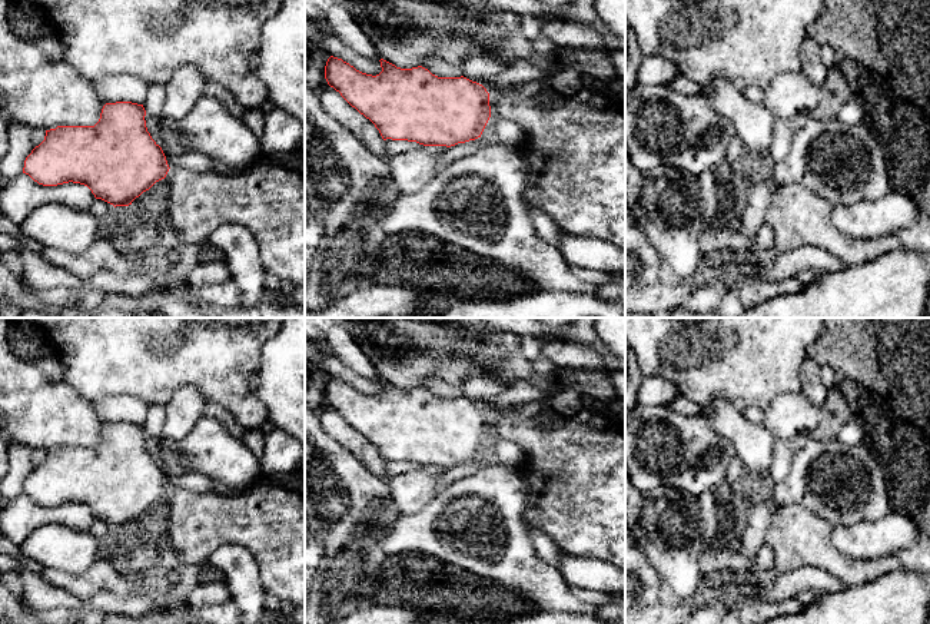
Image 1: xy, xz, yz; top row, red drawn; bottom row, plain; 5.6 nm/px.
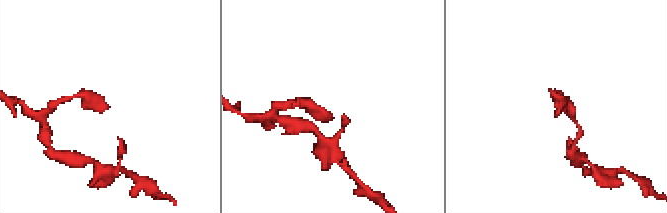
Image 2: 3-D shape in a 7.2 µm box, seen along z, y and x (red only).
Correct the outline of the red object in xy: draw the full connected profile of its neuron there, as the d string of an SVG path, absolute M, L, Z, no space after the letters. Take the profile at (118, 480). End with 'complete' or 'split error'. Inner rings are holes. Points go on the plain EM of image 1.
M132 422L106 424L94 447L57 447L46 451L44 461L26 478L23 494L43 507L80 504L87 507L96 520L102 520L114 528L129 527L156 502L165 499L170 489L162 468L147 452L145 437L143 425Z; complete

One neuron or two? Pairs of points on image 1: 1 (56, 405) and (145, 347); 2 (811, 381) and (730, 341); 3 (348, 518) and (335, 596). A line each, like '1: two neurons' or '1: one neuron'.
1: two neurons
2: two neurons
3: one neuron

